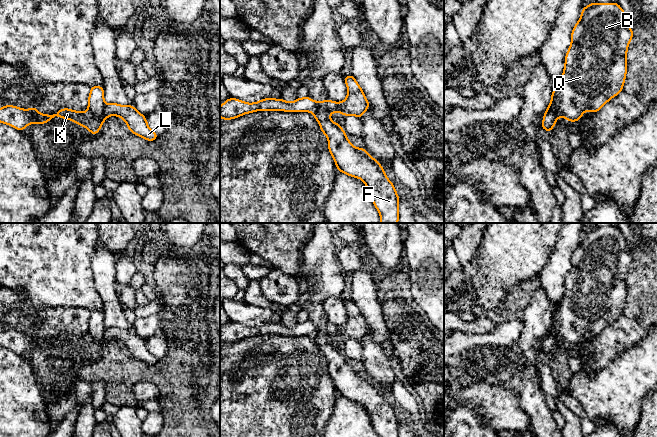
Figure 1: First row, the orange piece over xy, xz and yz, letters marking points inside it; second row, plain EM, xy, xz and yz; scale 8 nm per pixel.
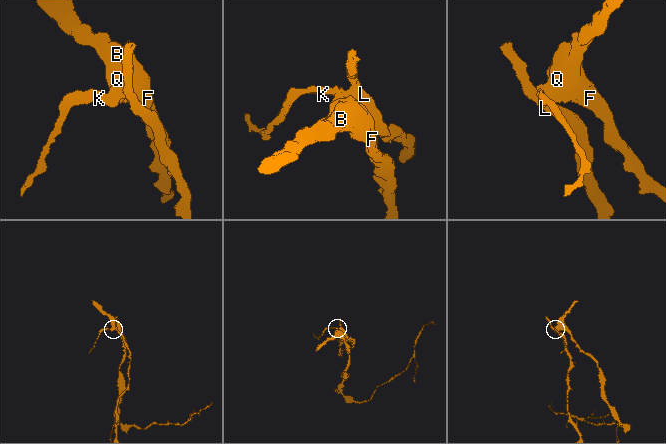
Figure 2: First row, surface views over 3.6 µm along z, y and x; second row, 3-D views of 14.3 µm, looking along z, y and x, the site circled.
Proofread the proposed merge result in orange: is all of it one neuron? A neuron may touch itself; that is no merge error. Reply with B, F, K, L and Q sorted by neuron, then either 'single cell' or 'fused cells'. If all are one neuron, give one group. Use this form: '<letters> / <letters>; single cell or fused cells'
B F Q / K L; fused cells

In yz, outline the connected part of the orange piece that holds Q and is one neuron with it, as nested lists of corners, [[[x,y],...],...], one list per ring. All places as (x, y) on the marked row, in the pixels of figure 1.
[[[617,2],[591,3],[581,11],[581,17],[571,33],[571,45],[566,53],[563,75],[558,86],[552,90],[551,102],[545,112],[554,112],[571,122],[577,122],[586,110],[599,111],[623,89],[627,72],[627,50],[633,38],[627,15]]]

